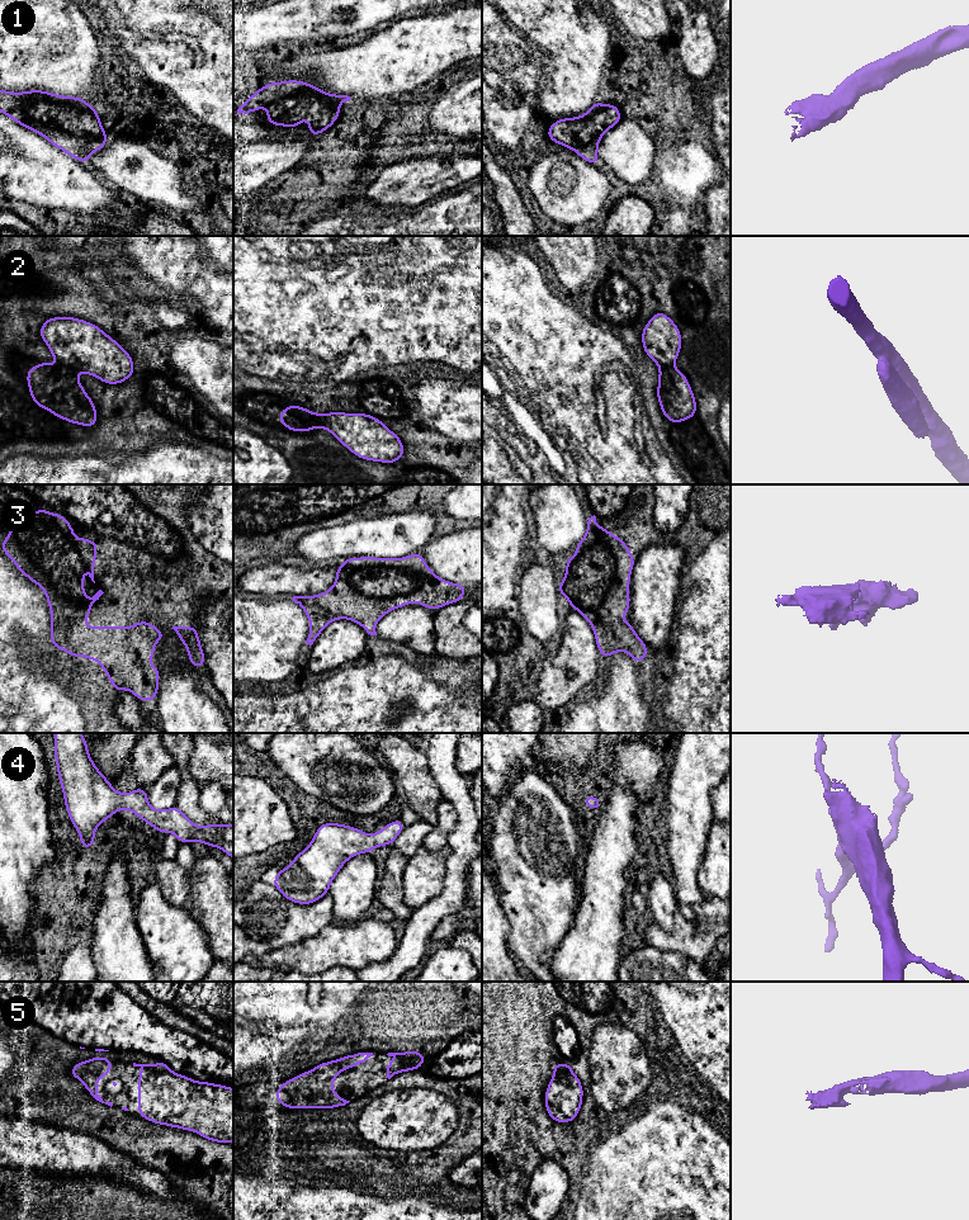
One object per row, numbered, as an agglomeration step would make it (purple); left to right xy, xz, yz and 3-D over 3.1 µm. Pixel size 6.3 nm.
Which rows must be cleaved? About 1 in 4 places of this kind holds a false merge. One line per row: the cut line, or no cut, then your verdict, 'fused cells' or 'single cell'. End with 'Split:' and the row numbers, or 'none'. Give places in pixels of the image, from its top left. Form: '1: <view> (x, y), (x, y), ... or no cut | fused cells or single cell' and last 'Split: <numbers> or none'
1: no cut | single cell
2: xy (62, 364), (75, 372) | fused cells
3: no cut | single cell
4: no cut | single cell
5: no cut | single cell
Split: 2

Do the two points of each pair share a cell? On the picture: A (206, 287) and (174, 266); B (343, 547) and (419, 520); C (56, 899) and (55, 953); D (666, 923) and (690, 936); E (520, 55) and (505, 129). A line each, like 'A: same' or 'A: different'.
A: same
B: same
C: same
D: different
E: same

